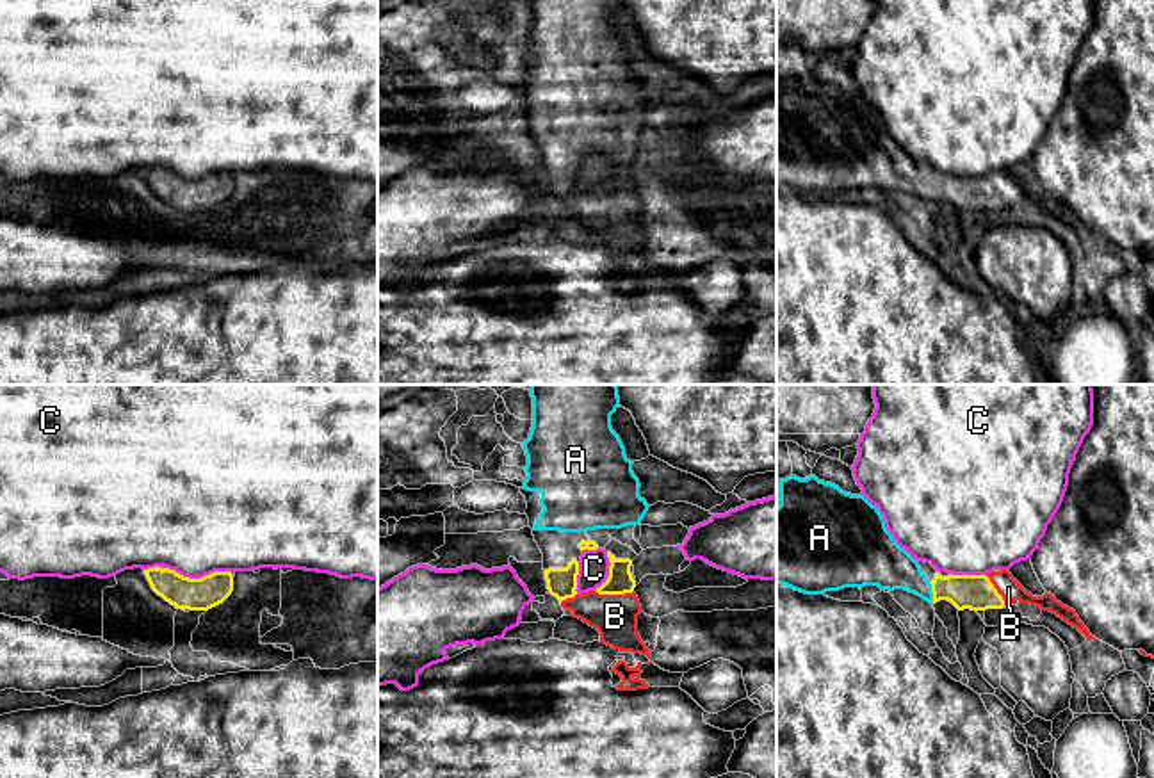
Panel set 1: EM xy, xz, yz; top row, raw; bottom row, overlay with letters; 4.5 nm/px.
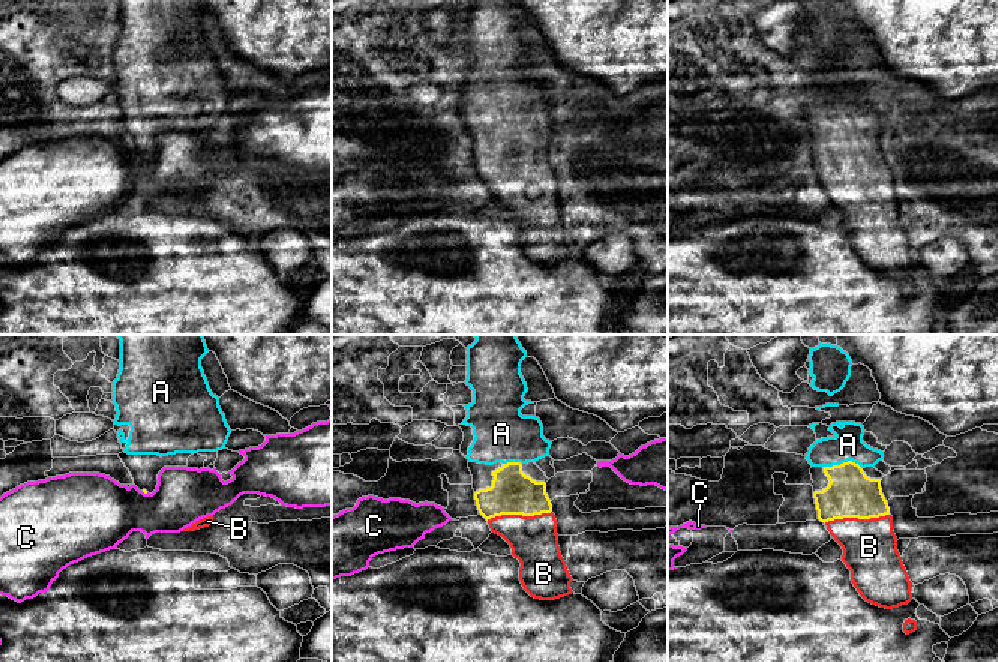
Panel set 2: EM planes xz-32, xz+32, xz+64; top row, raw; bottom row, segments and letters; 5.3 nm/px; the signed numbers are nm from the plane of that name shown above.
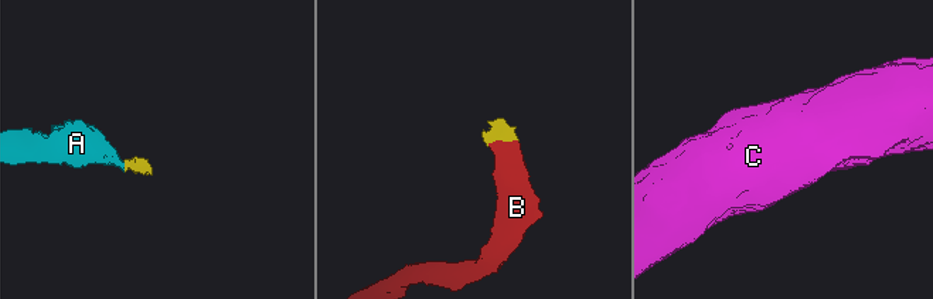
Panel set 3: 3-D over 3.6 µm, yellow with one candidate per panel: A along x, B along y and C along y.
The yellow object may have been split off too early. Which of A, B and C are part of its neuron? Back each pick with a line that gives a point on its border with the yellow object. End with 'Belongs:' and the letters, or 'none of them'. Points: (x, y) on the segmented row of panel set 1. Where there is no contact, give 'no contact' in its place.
A: meets yellow in yz at (934, 593)
B: meets yellow in xz at (615, 593)
Belongs: A, B

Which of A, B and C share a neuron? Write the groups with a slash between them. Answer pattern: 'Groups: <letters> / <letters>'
Groups: A B / C

